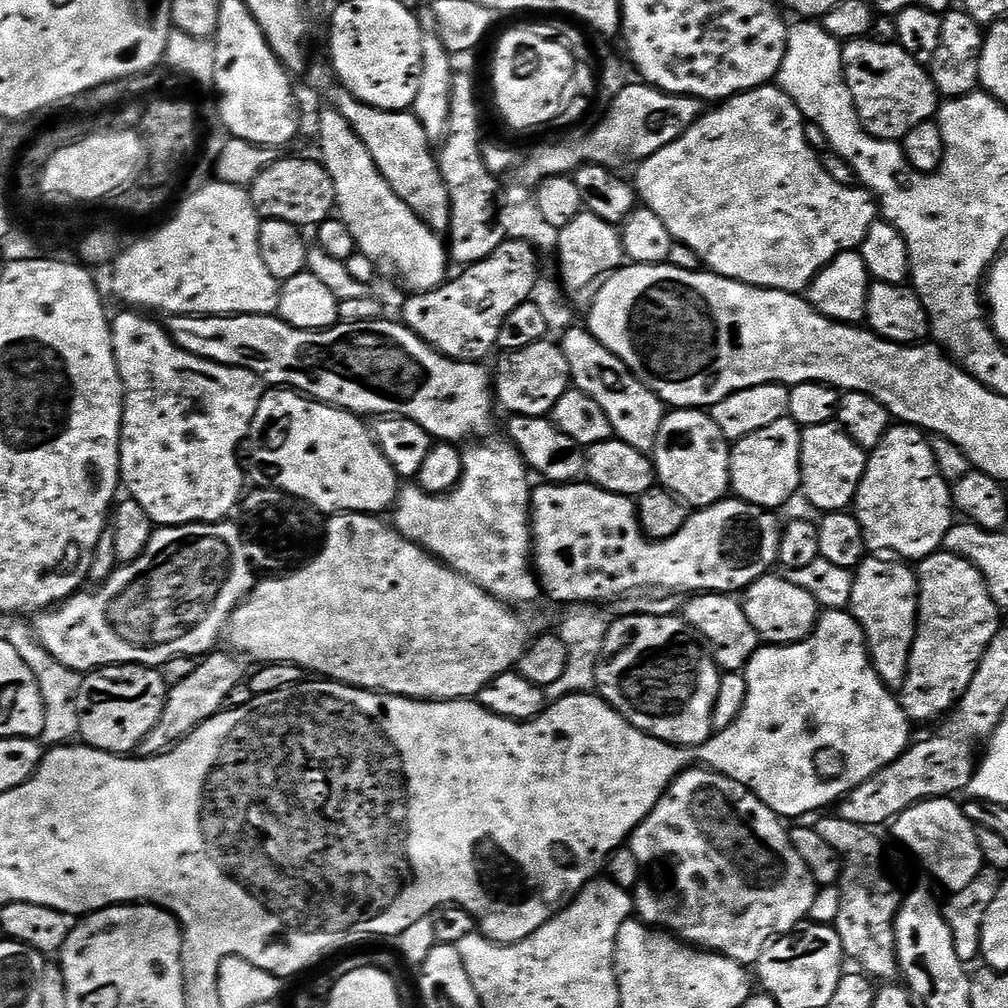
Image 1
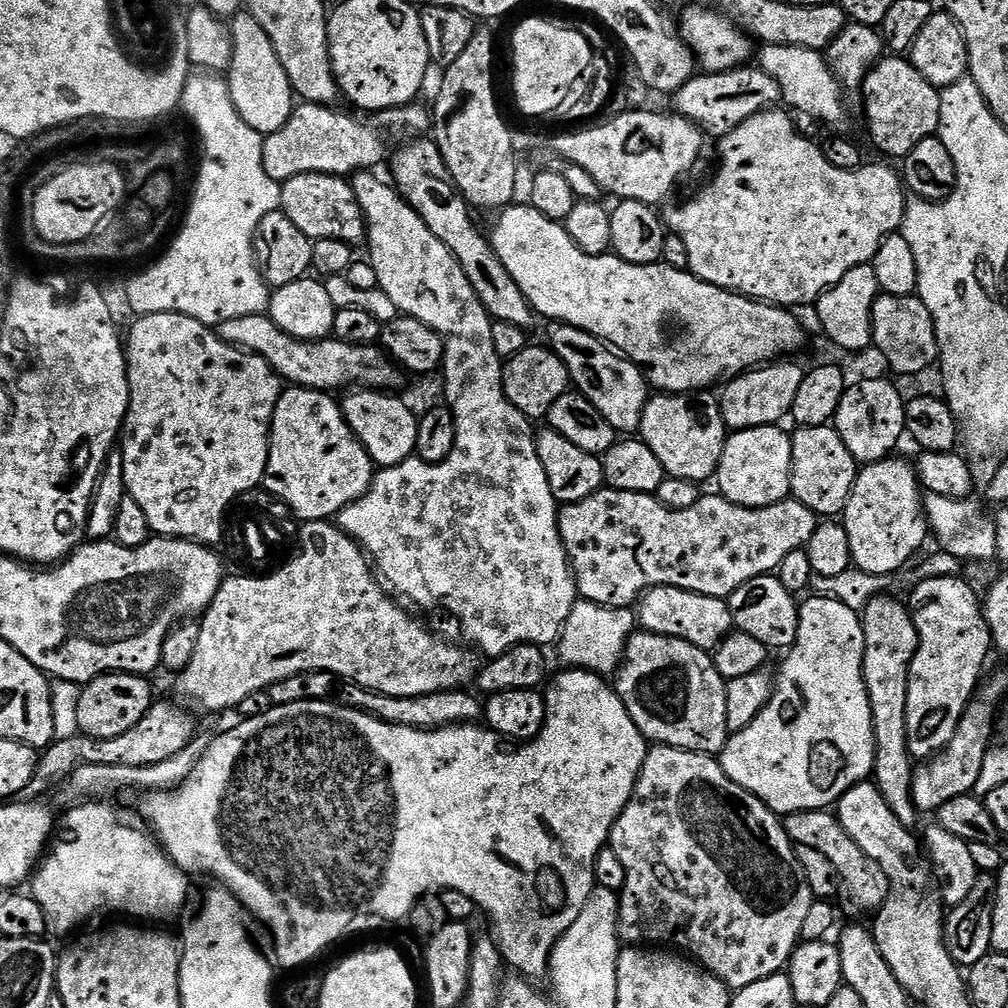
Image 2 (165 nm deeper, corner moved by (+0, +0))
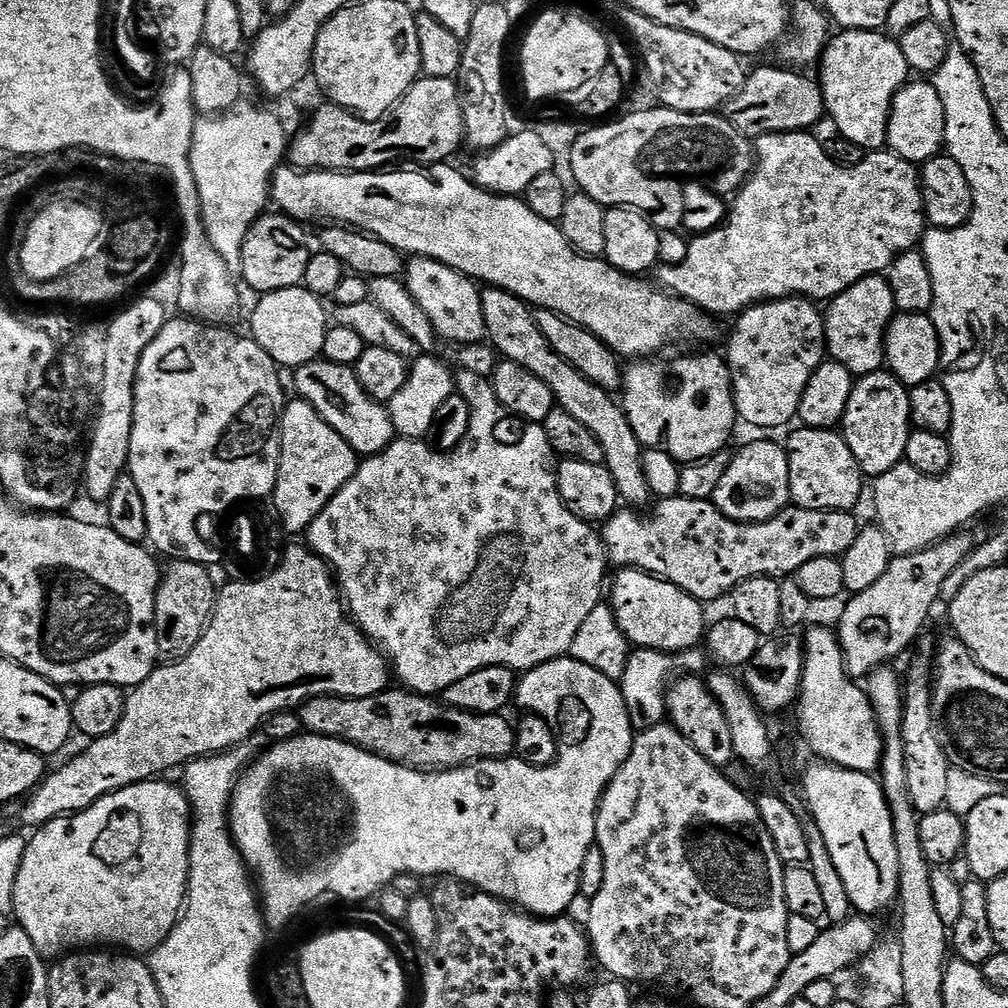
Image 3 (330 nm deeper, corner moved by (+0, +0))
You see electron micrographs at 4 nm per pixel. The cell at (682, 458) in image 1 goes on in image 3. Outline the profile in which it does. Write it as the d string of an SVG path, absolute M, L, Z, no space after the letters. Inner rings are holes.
M704 350L701 356L680 356L677 360L664 358L640 358L627 365L622 376L622 407L624 417L640 439L644 448L660 448L669 452L677 462L704 460L729 447L732 427L738 424L736 400L732 397L732 372L723 355L715 356L712 350Z

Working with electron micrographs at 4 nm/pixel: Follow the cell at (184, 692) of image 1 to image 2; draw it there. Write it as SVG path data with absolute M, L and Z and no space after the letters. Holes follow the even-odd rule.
M153 703L148 713L138 722L138 726L126 730L126 734L118 734L118 738L99 740L81 734L49 744L39 757L31 782L24 788L23 799L32 802L37 798L44 798L40 796L46 795L51 788L58 787L63 780L71 781L74 770L81 764L145 768L158 766L158 762L166 762L166 758L174 758L174 754L186 750L186 746L191 744L197 735L195 722L188 717L184 709L179 708L182 707L179 703L176 704Z

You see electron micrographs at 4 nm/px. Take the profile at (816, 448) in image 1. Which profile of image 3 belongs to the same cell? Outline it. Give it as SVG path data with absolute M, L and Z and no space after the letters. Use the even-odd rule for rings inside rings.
M800 426L797 429L786 443L791 503L797 508L819 512L852 512L864 492L866 480L843 435L826 428Z

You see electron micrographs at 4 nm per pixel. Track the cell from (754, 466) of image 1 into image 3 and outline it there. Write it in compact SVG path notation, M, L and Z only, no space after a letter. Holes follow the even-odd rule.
M756 440L753 444L746 445L740 453L737 451L733 455L711 501L726 518L757 524L777 516L784 508L789 507L791 499L787 451L781 445L779 448L772 440Z

